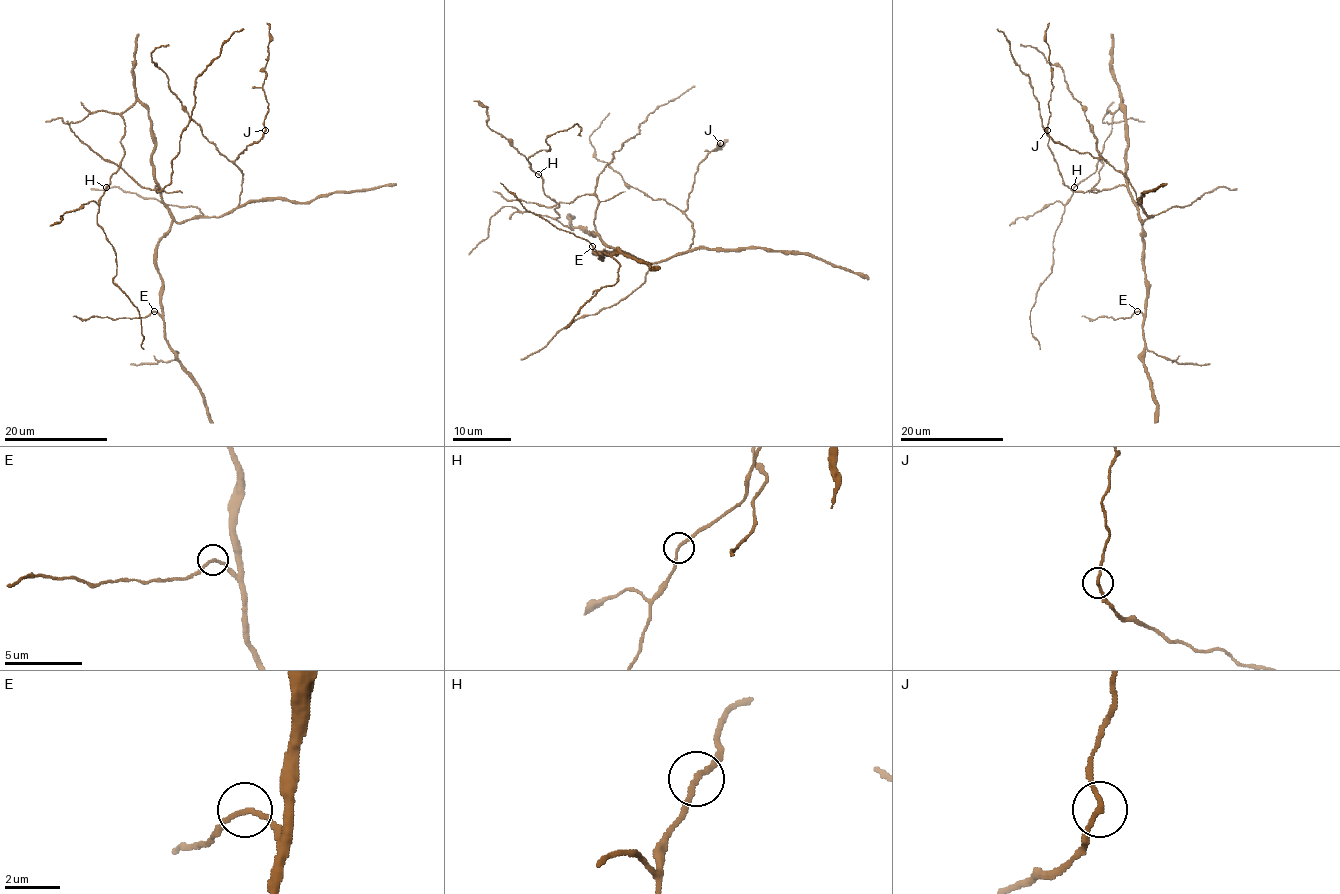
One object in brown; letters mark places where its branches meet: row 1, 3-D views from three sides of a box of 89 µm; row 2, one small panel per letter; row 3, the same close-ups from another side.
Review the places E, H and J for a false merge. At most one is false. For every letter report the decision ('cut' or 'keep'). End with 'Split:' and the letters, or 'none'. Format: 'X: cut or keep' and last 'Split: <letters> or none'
E: keep
H: keep
J: cut
Split: J

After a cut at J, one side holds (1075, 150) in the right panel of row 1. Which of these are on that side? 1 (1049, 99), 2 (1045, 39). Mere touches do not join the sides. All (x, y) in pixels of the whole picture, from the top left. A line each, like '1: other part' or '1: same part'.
1: other part
2: other part

